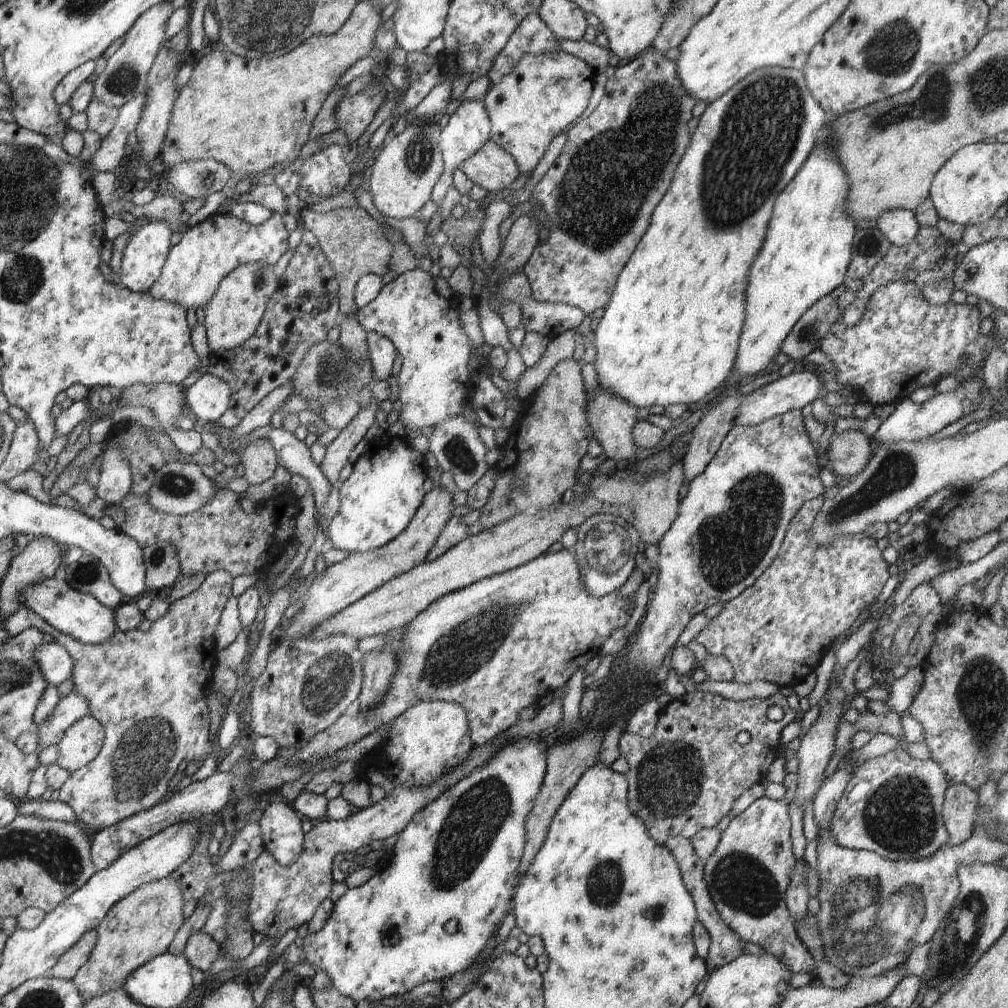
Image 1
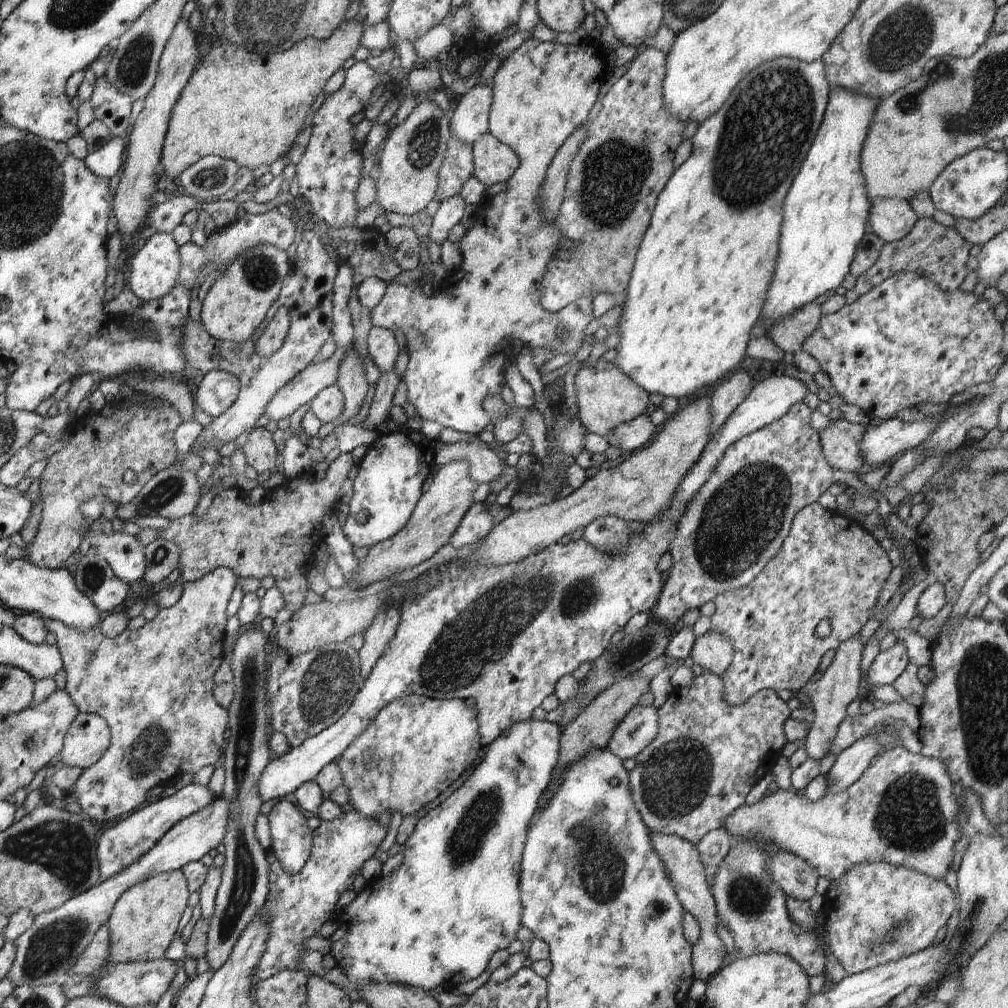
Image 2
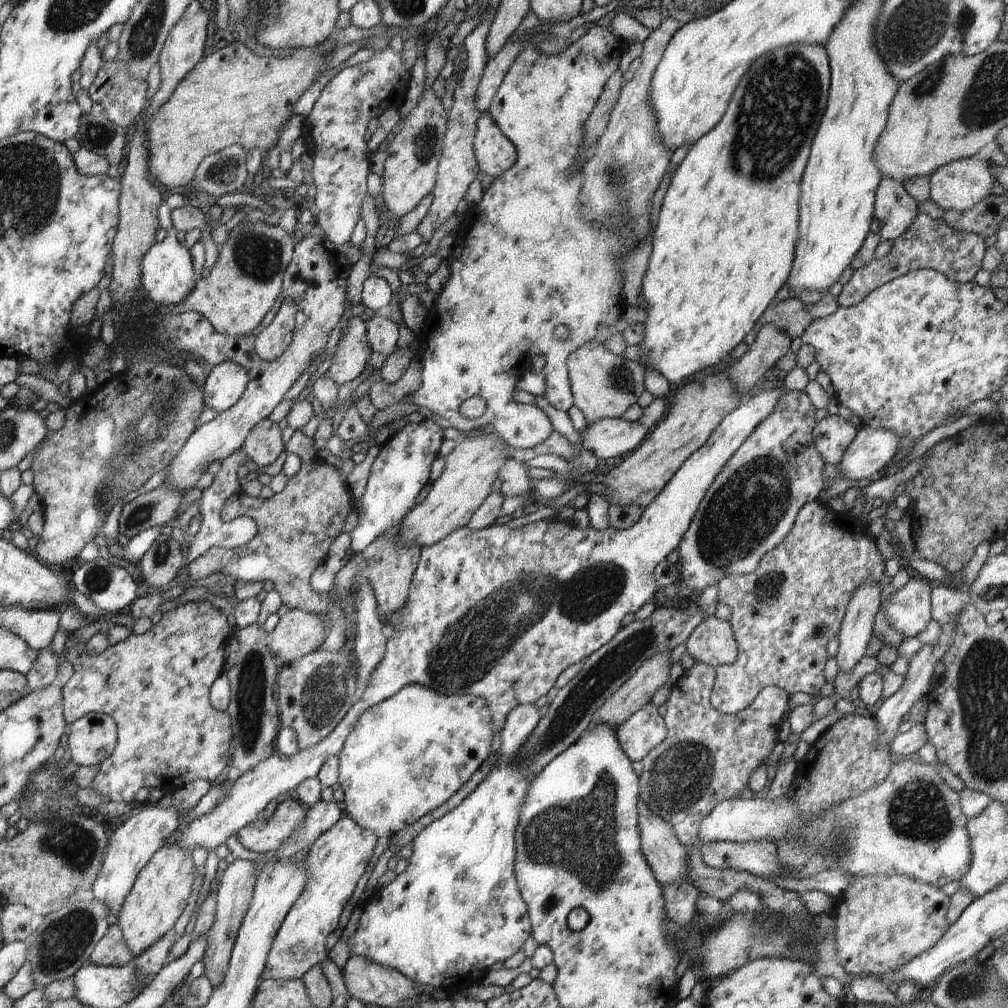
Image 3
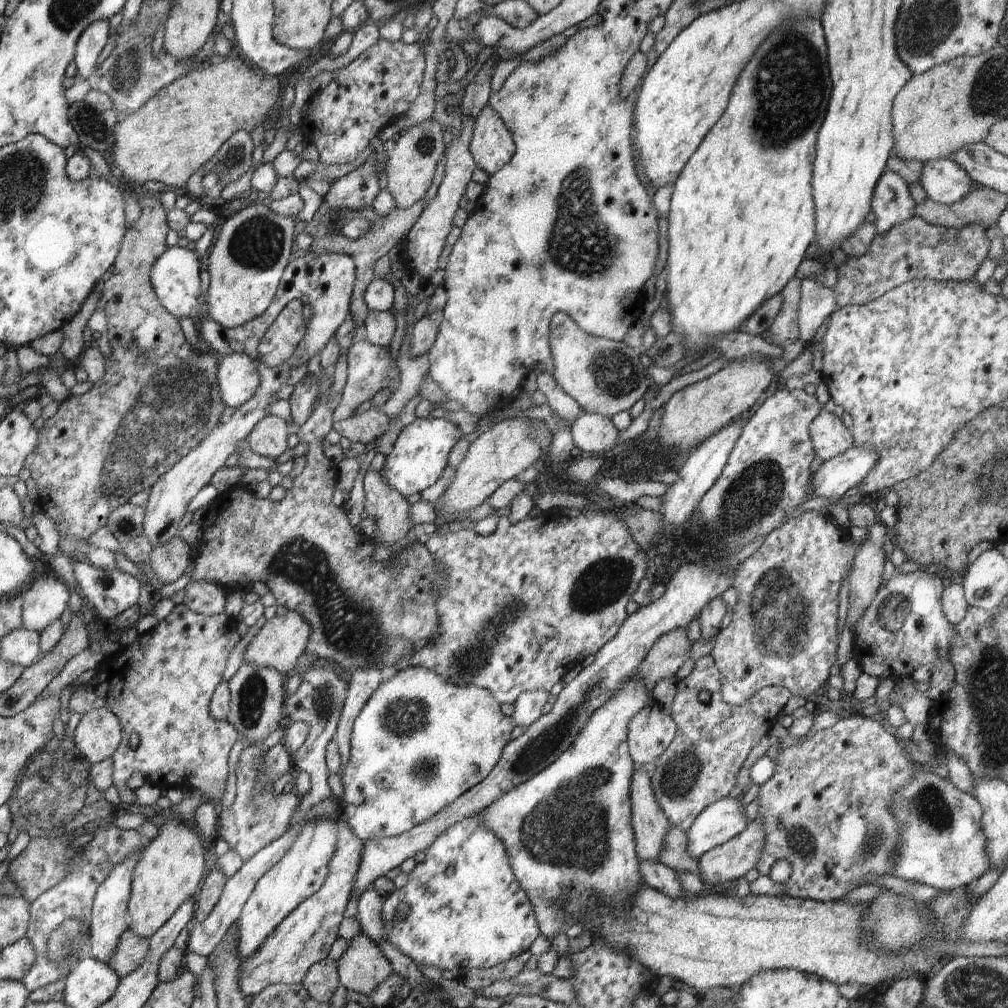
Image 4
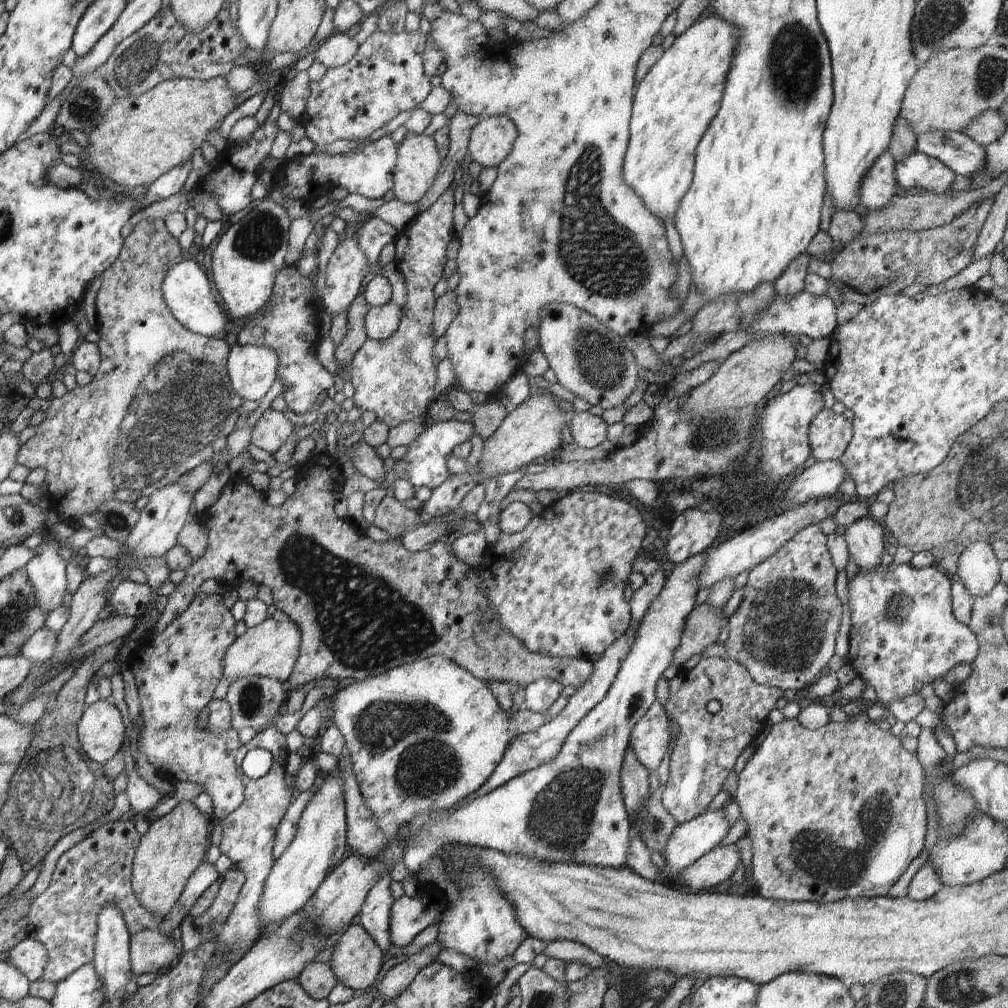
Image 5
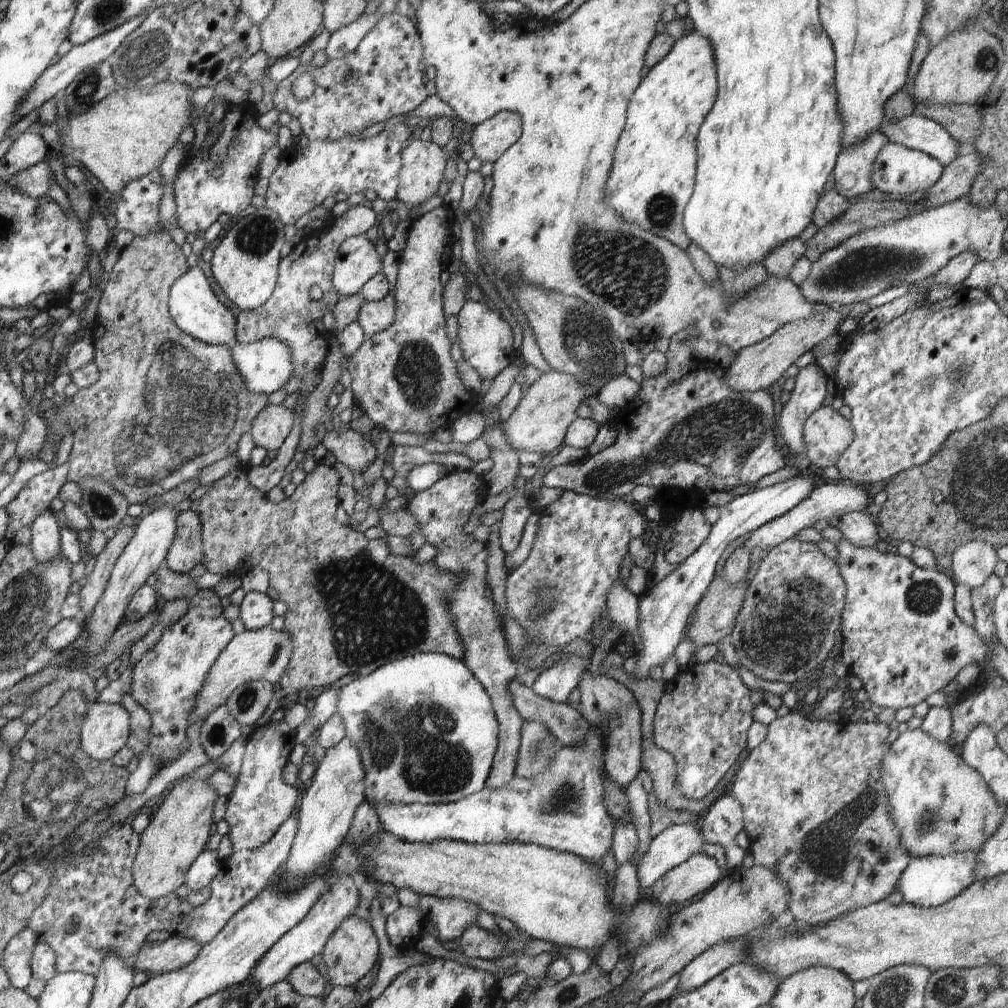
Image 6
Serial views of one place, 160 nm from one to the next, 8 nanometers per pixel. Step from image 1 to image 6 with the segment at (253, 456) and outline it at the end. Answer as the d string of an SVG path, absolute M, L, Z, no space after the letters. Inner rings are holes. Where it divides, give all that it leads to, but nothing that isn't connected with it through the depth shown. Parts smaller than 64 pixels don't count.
M267 405L254 418L251 434L256 447L267 452L279 450L287 441L293 424L292 411L284 406Z

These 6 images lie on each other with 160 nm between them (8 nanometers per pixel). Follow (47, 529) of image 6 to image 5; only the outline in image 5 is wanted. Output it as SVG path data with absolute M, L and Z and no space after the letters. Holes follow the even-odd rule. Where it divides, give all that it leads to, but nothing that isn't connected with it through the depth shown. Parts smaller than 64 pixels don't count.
M55 537L55 539L57 539L57 542L52 540L52 544L41 544L42 546L37 548L38 554L25 566L28 582L30 582L30 586L32 586L32 590L34 590L34 596L36 596L36 604L38 604L40 610L46 612L46 614L50 614L50 612L62 605L62 596L67 592L66 569L68 562L62 560L58 555L61 544L57 537Z

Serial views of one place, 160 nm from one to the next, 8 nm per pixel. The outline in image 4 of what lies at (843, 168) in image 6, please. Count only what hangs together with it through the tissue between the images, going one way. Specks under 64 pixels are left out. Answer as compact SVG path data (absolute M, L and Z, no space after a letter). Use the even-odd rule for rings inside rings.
M886 169L880 176L871 205L871 211L876 216L874 224L878 234L886 234L894 226L900 226L914 217L916 202L912 199L908 186L892 170Z

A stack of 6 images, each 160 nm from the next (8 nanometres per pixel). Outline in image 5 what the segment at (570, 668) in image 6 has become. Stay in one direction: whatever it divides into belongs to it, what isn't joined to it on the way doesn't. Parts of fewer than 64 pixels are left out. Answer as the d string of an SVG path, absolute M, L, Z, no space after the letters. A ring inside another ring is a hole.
M543 678L527 684L524 708L535 713L545 713L561 695L565 686L558 679Z

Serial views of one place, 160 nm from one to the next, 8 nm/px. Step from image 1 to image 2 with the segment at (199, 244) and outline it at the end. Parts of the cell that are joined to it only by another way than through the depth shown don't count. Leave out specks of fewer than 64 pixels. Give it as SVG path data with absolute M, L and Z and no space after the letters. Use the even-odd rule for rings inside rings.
M276 208L269 209L259 215L246 213L242 219L234 221L224 230L216 230L215 233L207 238L207 242L203 247L198 247L196 244L189 242L179 248L181 269L177 284L184 285L190 291L202 268L204 268L203 274L206 274L206 276L218 266L225 266L224 270L226 270L227 266L244 251L252 249L253 246L259 244L277 246L280 250L286 251L290 248L290 244L294 242L294 236L296 236L294 221L280 214Z

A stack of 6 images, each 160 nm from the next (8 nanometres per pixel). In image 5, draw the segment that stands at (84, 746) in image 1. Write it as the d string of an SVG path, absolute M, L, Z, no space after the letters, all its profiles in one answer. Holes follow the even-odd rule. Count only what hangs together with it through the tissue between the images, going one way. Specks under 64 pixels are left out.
M99 699L83 710L77 737L90 762L102 765L120 751L124 718L109 699Z

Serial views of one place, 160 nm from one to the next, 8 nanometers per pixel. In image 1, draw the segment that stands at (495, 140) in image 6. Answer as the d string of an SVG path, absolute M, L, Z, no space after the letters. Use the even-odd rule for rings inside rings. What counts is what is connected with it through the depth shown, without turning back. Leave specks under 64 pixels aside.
M492 139L467 158L461 169L474 184L488 192L509 188L520 174L512 155Z

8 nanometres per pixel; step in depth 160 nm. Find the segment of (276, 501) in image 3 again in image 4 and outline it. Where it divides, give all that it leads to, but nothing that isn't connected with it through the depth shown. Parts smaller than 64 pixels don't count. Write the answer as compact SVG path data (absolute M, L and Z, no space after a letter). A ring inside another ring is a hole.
M338 364L336 372L334 372L334 382L330 386L330 394L328 395L328 402L324 401L323 404L318 403L314 408L312 414L310 414L309 420L300 427L300 430L296 433L300 442L306 442L308 450L305 454L306 464L304 470L294 477L292 482L292 488L286 490L284 498L280 502L271 502L269 498L264 500L258 500L254 496L250 487L245 487L242 484L230 487L226 491L218 495L218 506L216 506L216 522L211 528L203 533L199 545L196 548L196 554L194 557L195 568L192 572L191 580L214 582L216 585L223 589L244 588L248 583L262 582L270 588L270 593L274 594L276 603L279 606L284 606L289 611L300 614L312 628L312 634L309 636L308 646L306 646L306 652L308 654L314 654L316 660L330 660L338 666L342 666L344 670L349 670L353 673L356 668L368 668L368 666L378 666L383 669L384 667L391 667L404 656L410 656L414 654L416 650L424 648L428 642L432 642L434 638L438 638L438 612L436 612L436 580L440 578L438 570L436 570L436 562L431 557L430 552L426 550L423 540L416 540L413 543L409 543L400 554L398 554L398 560L388 560L384 563L376 562L372 558L372 552L374 552L375 544L370 538L366 538L364 535L355 534L355 528L348 521L346 512L343 508L337 507L333 502L333 494L337 490L337 484L339 482L339 466L331 458L327 458L325 455L323 438L328 432L333 431L332 415L338 404L341 402L342 392L344 384L346 385L346 378L348 377L348 366L346 364Z

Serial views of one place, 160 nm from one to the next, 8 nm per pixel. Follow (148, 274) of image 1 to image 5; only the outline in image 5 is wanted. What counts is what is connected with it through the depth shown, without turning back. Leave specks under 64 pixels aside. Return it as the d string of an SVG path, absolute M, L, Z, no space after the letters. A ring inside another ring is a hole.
M194 258L180 260L174 268L166 272L166 278L162 280L162 294L172 316L190 332L206 337L226 336L224 328L228 317L220 310L212 295L203 266Z

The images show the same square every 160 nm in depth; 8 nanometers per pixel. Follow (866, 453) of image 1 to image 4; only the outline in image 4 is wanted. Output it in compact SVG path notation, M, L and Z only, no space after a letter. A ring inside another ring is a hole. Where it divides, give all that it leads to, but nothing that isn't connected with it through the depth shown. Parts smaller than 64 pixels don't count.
M822 409L810 424L809 436L816 456L823 461L843 454L854 445L849 428L841 422L841 418L826 409Z

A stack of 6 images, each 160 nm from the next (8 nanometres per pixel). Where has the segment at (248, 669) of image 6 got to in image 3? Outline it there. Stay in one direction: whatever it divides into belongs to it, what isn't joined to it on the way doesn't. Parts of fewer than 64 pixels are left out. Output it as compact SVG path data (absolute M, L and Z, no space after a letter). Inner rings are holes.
M290 609L269 633L268 648L279 665L291 664L317 651L331 632L330 627L324 615Z

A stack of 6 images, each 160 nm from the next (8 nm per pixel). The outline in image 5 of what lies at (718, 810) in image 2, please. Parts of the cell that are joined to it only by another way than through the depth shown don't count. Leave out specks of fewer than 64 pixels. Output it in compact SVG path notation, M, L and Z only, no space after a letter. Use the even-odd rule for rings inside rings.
M706 657L690 670L680 668L677 675L668 681L669 697L662 702L669 722L678 724L678 732L672 742L668 780L666 786L659 790L659 799L664 808L676 819L677 824L688 822L707 812L712 799L722 790L724 779L732 772L736 758L746 746L755 741L758 733L767 723L769 712L776 702L784 696L783 690L776 687L759 685L748 671L735 660L718 657ZM717 699L721 704L719 712L710 713L706 704Z

